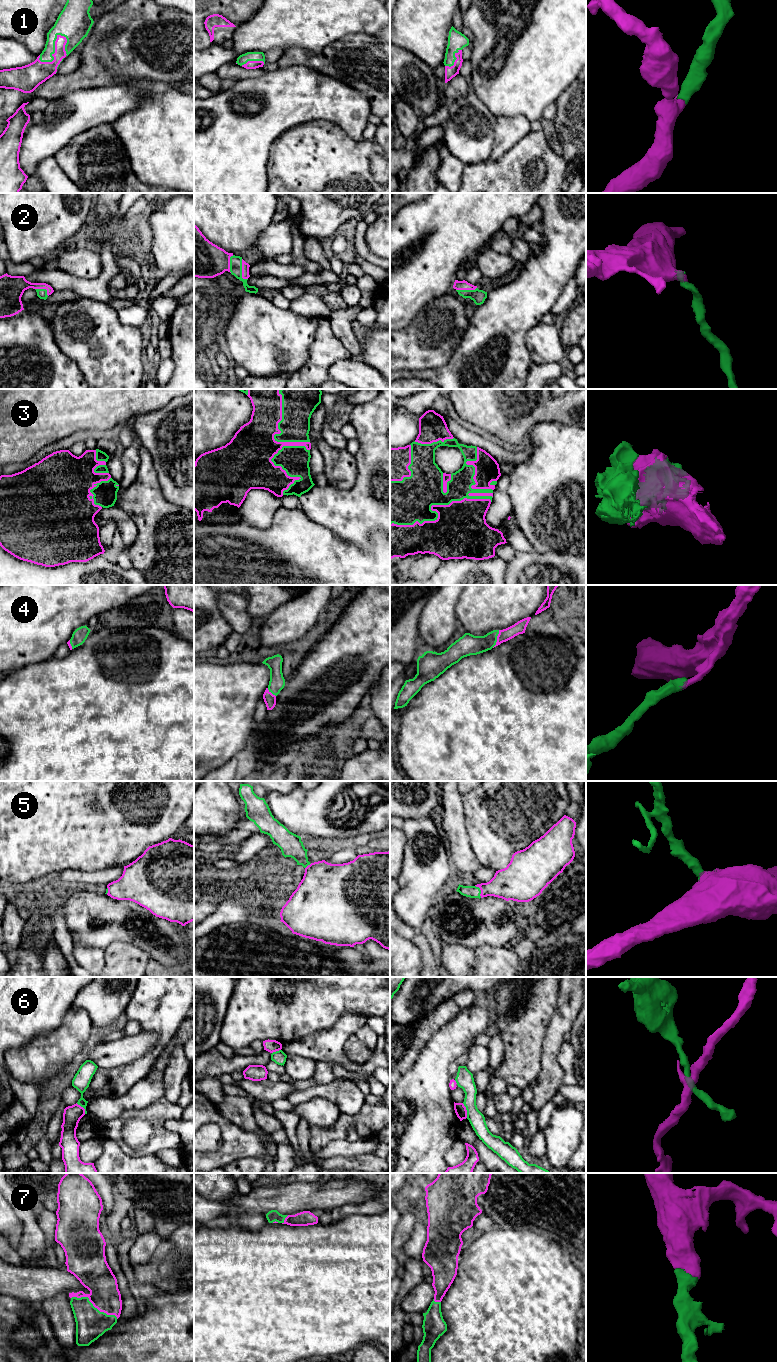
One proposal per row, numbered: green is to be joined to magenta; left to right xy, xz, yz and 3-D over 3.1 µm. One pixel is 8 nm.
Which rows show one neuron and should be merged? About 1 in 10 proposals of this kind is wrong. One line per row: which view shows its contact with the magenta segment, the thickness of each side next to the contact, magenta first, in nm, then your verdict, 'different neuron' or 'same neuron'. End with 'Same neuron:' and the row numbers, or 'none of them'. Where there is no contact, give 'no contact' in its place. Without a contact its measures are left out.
1: meets magenta in xy; 190 nm thick on the magenta side, 220 nm on the other; same neuron
2: meets magenta in xz; 60 nm thick on the magenta side, 100 nm on the other; same neuron
3: meets magenta in yz; 340 nm thick on the magenta side, 360 nm on the other; same neuron
4: meets magenta in yz; 100 nm thick on the magenta side, 170 nm on the other; same neuron
5: meets magenta in yz; 280 nm thick on the magenta side, 100 nm on the other; same neuron
6: meets magenta in yz; 90 nm thick on the magenta side, 140 nm on the other; different neuron
7: meets magenta in xy; 260 nm thick on the magenta side, 240 nm on the other; same neuron
Same neuron: 1, 2, 3, 4, 5, 7

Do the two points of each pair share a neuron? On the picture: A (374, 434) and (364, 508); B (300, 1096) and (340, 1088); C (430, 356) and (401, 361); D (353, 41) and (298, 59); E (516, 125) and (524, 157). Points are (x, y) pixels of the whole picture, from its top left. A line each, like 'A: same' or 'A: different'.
A: same
B: same
C: same
D: same
E: different

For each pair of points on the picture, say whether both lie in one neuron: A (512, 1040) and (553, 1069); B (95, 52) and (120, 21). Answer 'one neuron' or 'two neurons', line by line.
A: two neurons
B: one neuron

